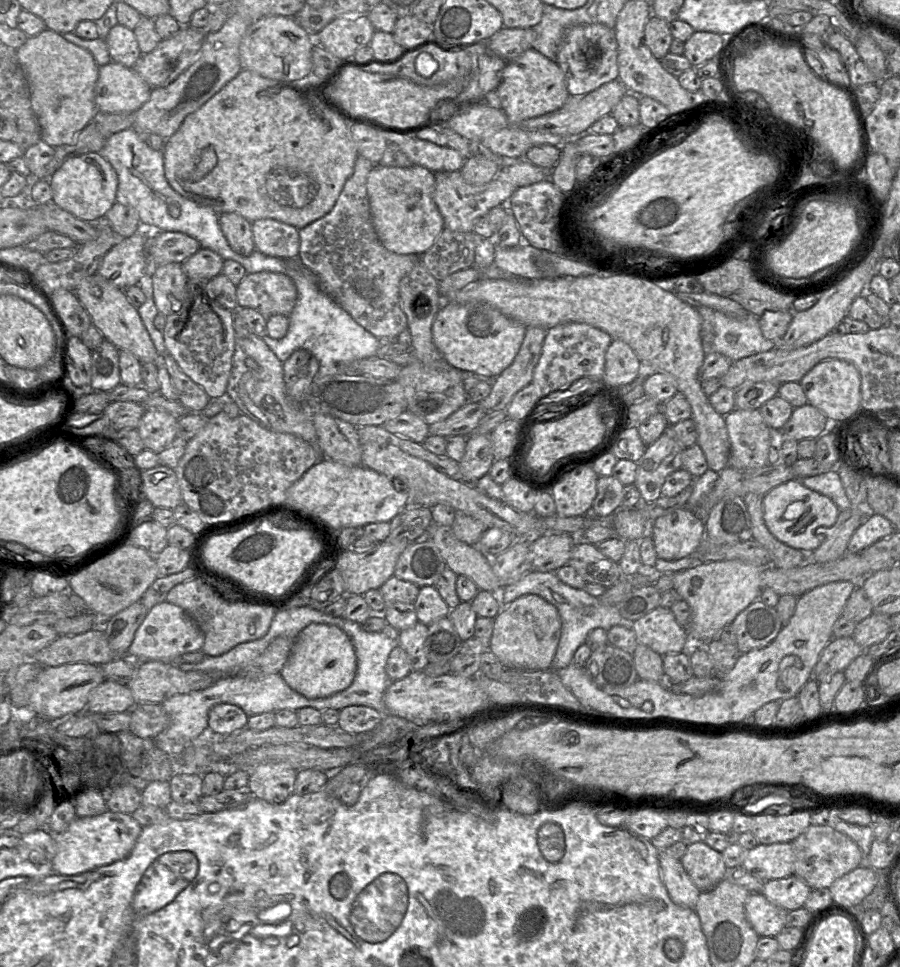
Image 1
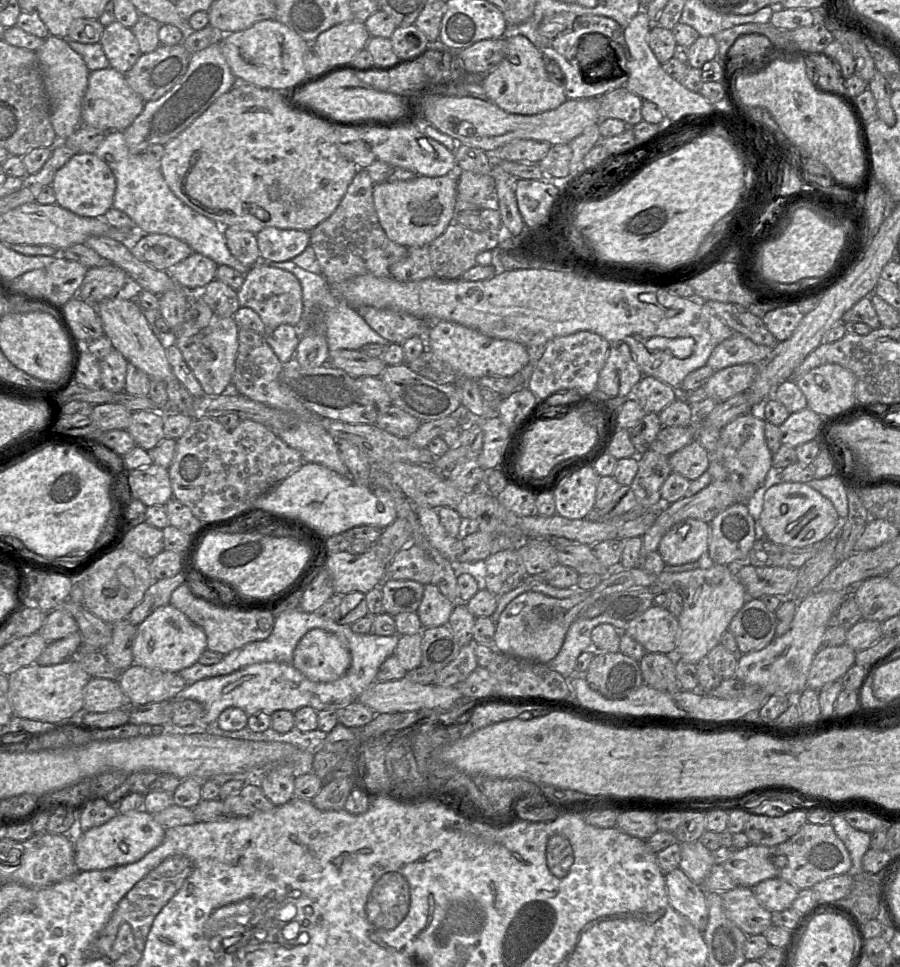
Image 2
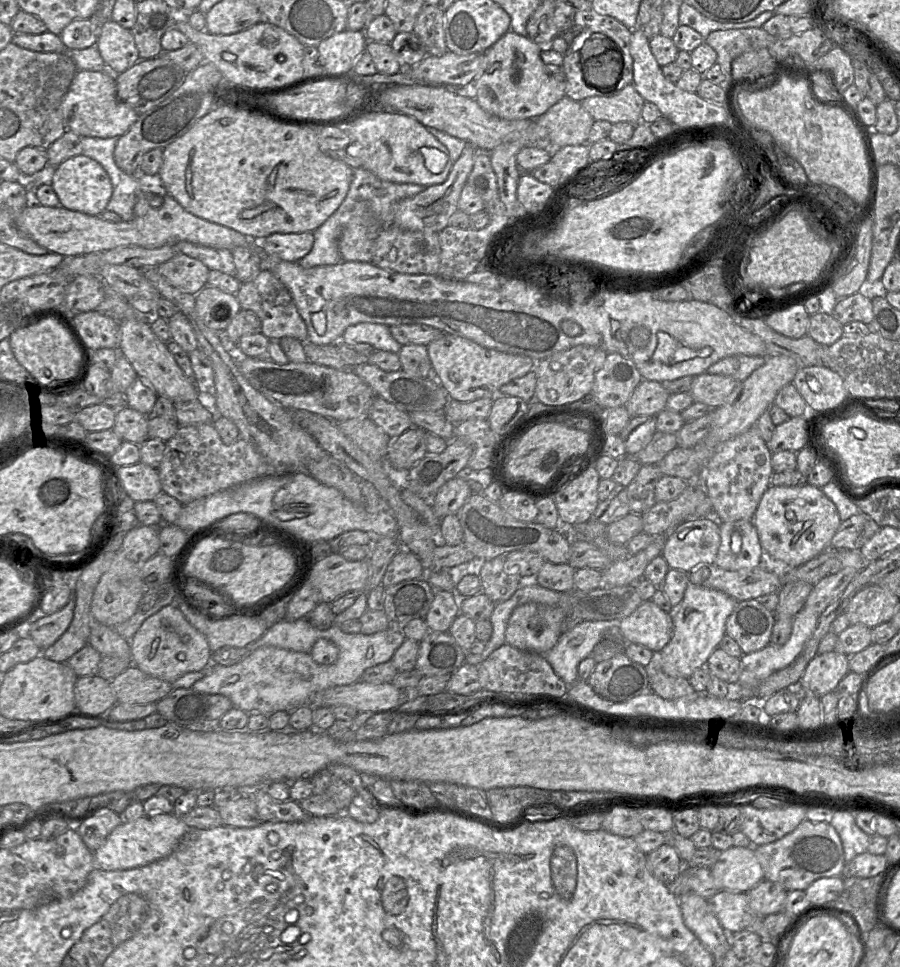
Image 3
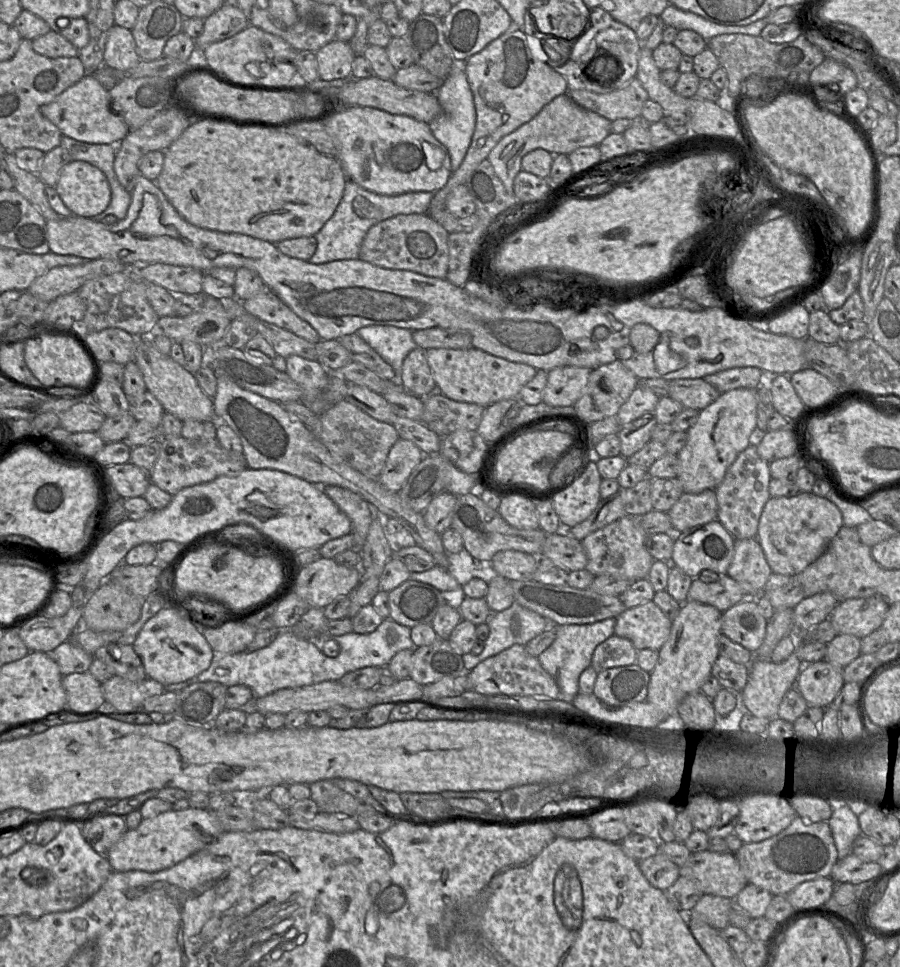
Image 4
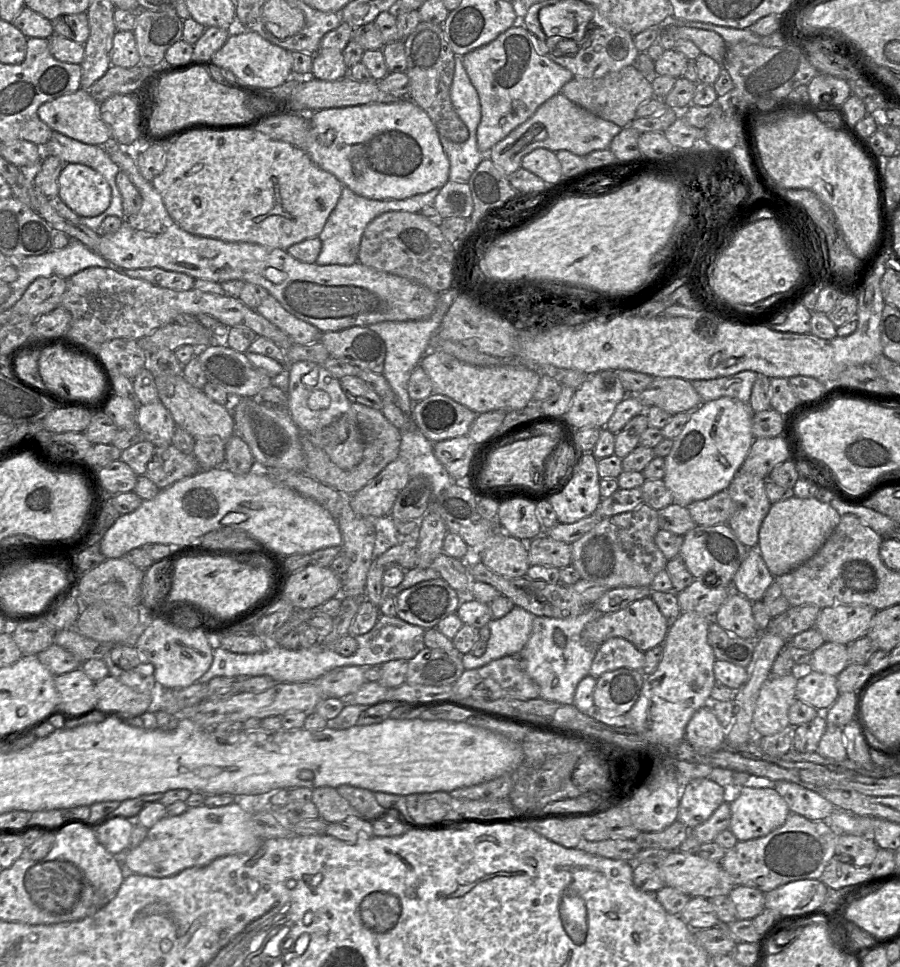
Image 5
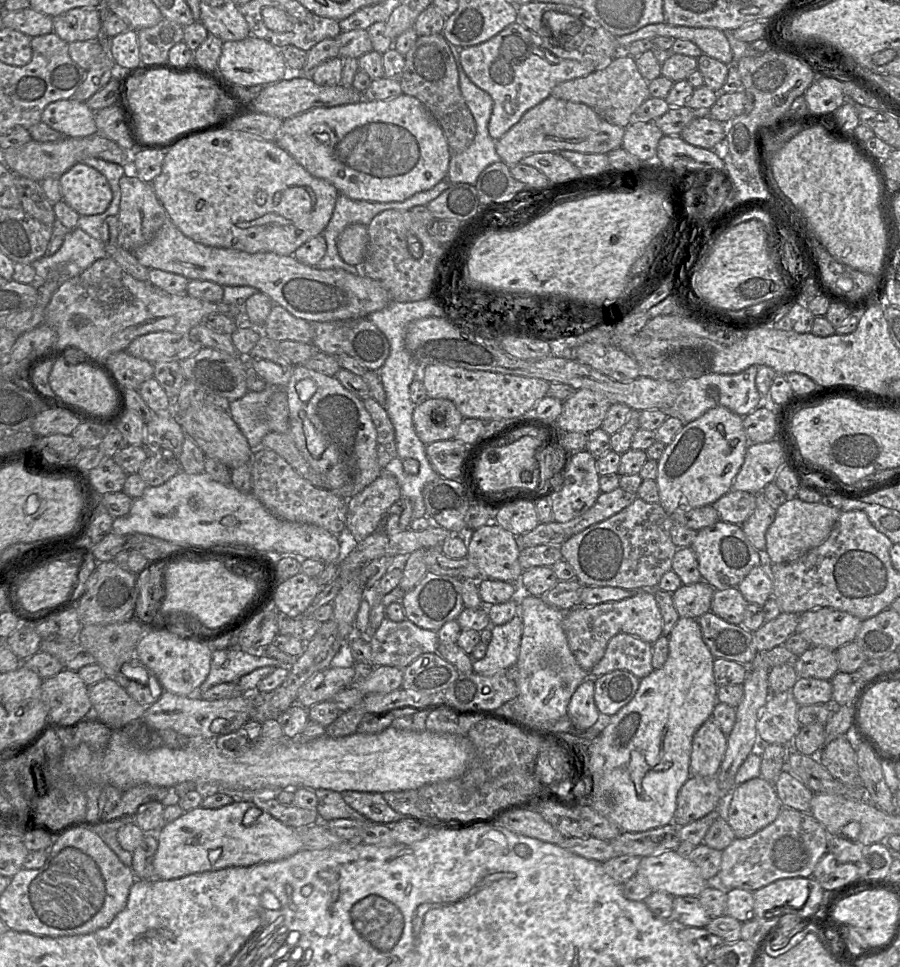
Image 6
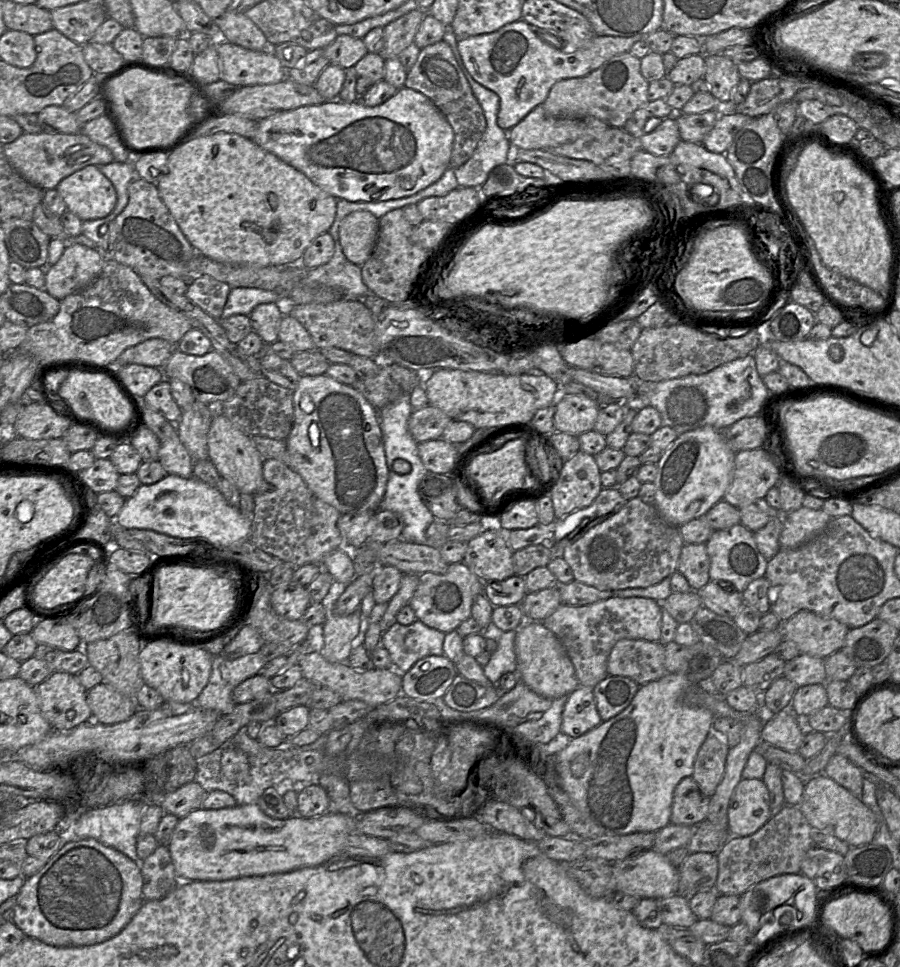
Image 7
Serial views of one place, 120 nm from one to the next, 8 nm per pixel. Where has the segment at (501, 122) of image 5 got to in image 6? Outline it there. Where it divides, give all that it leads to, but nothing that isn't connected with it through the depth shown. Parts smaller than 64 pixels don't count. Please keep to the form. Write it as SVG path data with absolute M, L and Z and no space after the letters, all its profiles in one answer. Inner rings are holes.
M519 22L510 24L497 35L478 45L465 47L461 64L469 79L493 100L488 131L499 140L532 107L562 82L584 77L597 70L593 62L561 59L542 47L533 33Z

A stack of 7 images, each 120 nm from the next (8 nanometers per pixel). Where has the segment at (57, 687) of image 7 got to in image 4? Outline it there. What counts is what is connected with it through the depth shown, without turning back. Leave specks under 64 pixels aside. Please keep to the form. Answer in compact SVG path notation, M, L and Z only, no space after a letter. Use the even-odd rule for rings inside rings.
M89 672L66 675L62 685L67 694L66 707L70 709L86 712L106 706L102 683Z

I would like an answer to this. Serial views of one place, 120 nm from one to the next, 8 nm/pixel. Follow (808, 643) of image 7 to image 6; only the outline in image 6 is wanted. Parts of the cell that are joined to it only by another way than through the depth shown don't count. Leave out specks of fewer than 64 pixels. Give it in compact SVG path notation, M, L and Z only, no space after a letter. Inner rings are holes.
M830 607L816 608L799 615L795 633L808 640L812 647L837 650L854 641L861 622L847 612Z

